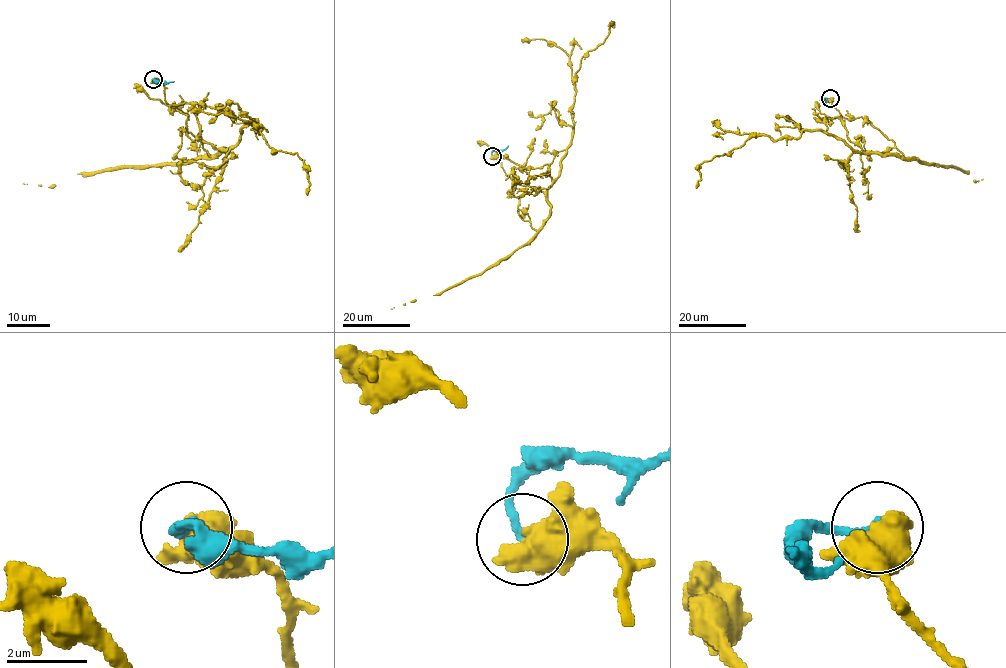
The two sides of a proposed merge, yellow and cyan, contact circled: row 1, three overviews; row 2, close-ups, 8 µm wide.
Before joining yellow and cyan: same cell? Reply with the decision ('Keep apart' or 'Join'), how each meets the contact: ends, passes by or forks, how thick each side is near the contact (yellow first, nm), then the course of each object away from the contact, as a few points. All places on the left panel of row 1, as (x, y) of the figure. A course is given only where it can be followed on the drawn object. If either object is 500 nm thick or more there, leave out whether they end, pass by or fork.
Keep apart. Thickness 800 nm (yellow) against 220 nm. Course of yellow: (154, 79), (212, 156), (256, 120), (271, 147), (303, 160), (307, 195). Course of cyan: (154, 79), (174, 82)

